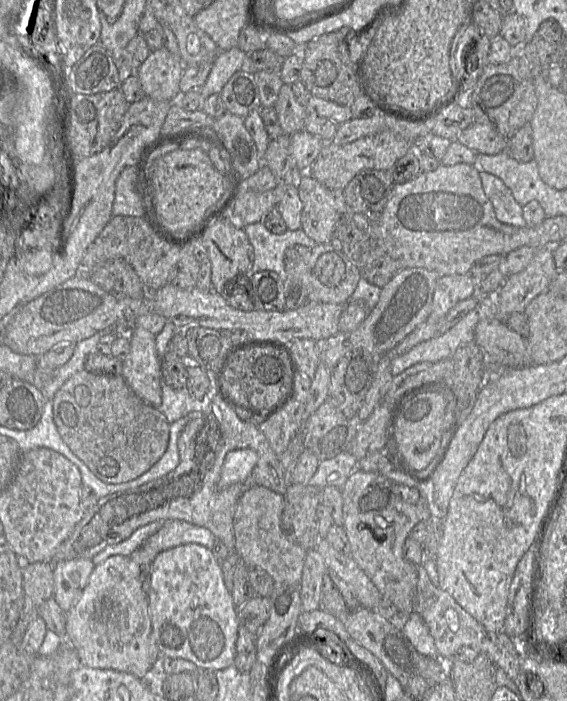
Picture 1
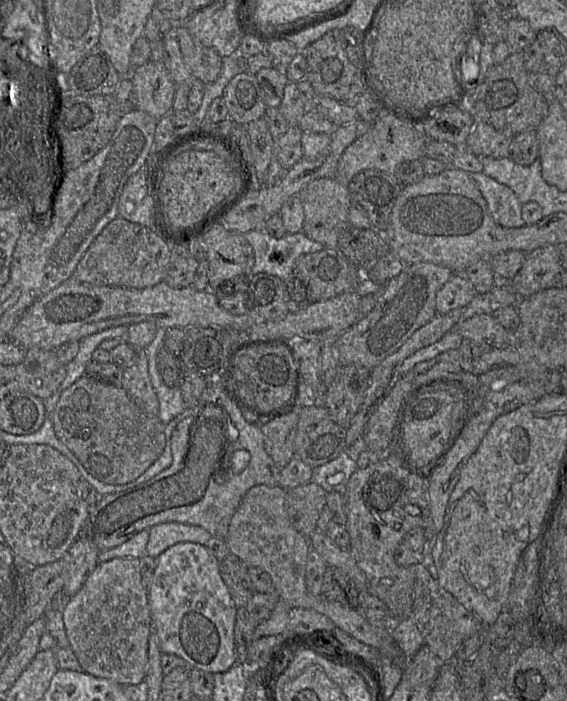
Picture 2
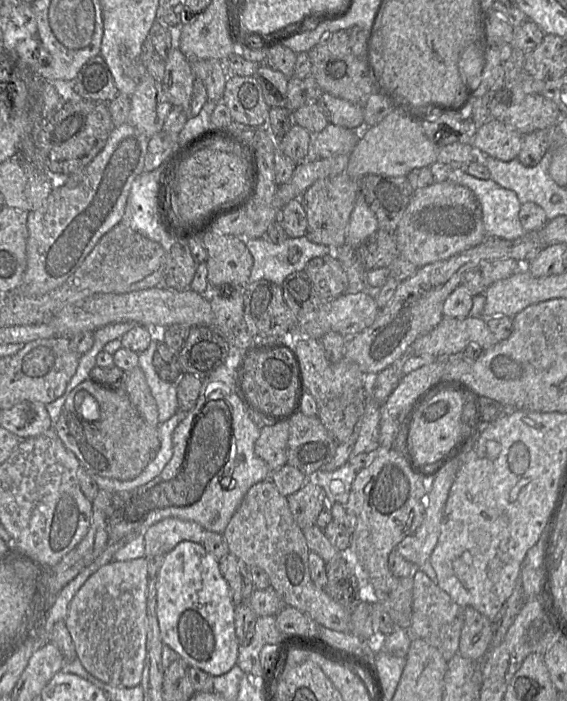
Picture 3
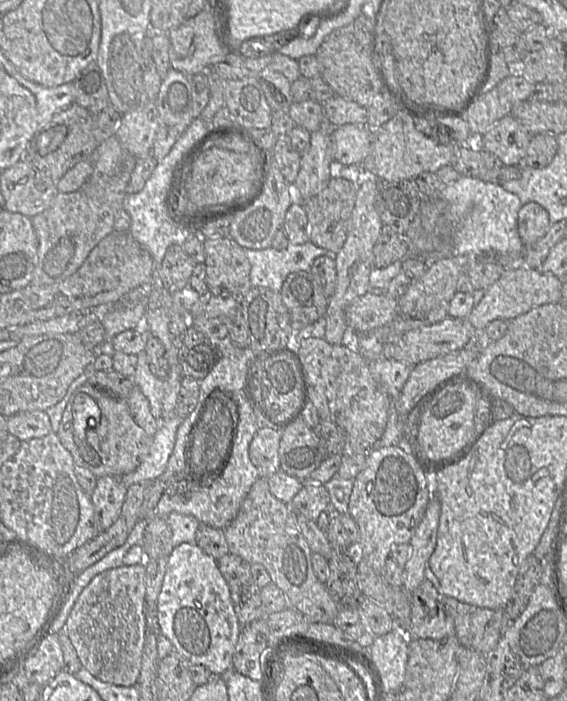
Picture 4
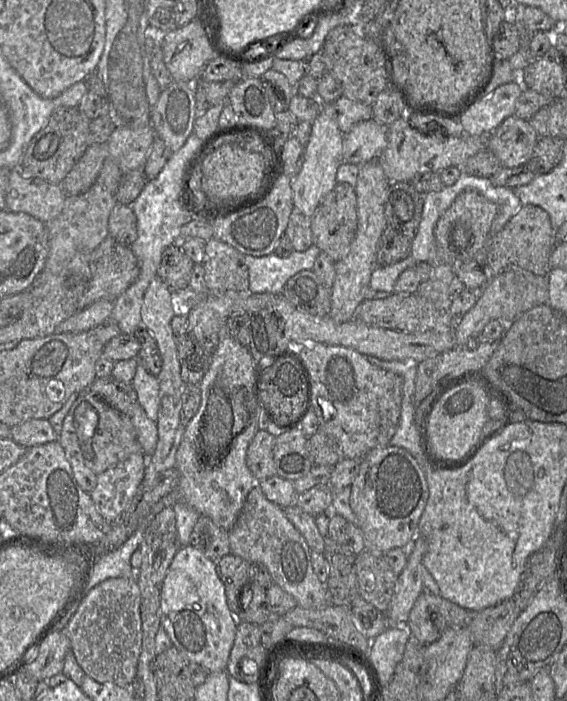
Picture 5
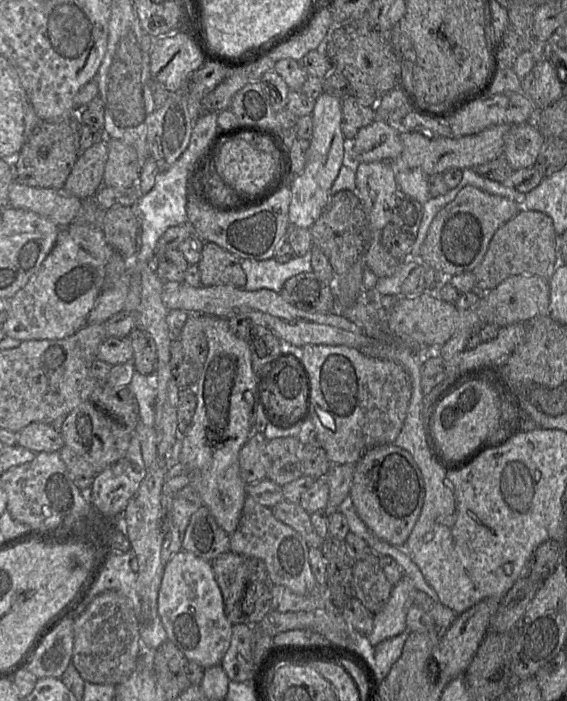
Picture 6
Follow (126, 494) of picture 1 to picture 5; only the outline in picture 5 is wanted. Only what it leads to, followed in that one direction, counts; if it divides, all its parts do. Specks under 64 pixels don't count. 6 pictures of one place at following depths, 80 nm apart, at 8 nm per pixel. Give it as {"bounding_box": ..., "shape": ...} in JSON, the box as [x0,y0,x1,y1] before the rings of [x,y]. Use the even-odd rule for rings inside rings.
{"bounding_box":[175,324,258,531],"shape":[[[226,324],[219,332],[219,342],[212,362],[200,383],[201,403],[198,411],[184,428],[176,452],[175,468],[179,474],[178,489],[183,502],[200,515],[208,516],[215,525],[229,531],[235,524],[250,490],[258,483],[246,464],[246,453],[258,428],[258,407],[252,393],[256,365],[247,347],[230,334]]]}

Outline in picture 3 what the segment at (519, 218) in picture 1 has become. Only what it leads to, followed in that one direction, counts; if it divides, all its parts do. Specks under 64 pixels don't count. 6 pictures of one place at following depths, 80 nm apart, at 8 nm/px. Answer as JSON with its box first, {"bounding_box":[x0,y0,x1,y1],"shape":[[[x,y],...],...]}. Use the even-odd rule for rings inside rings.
{"bounding_box":[448,170,526,241],"shape":[[[453,170],[448,180],[474,193],[482,208],[487,238],[513,241],[526,234],[519,220],[522,204],[515,192],[501,187],[492,179],[479,179],[463,170]]]}

